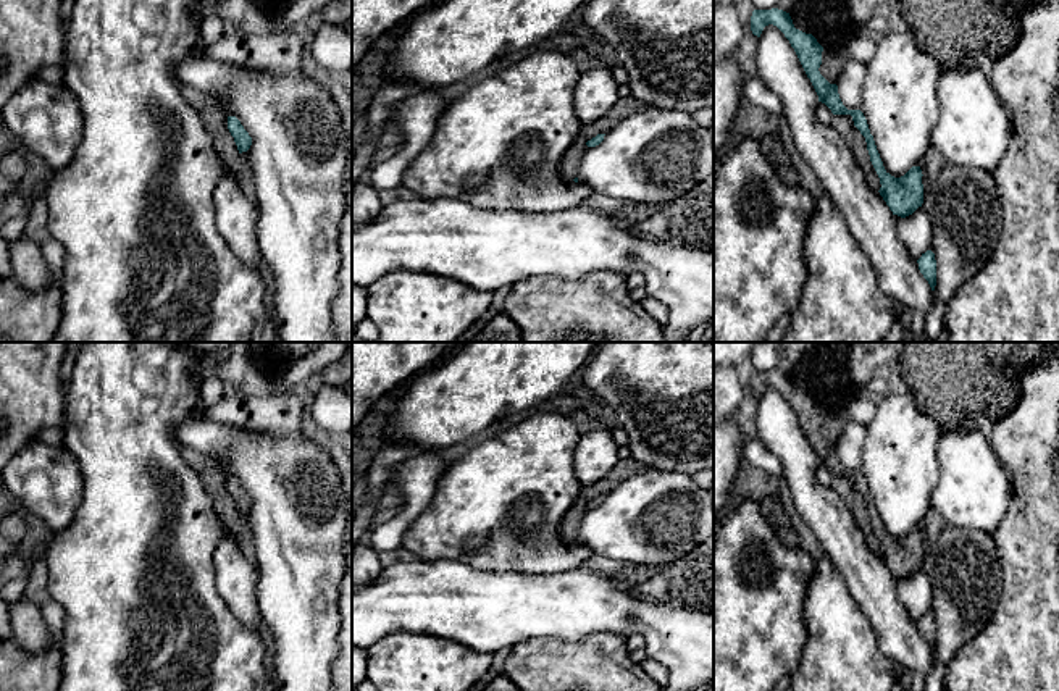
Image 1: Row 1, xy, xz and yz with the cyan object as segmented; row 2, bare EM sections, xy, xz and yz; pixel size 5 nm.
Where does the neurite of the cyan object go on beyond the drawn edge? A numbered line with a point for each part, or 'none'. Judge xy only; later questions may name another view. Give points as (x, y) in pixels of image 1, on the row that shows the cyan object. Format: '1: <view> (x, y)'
none

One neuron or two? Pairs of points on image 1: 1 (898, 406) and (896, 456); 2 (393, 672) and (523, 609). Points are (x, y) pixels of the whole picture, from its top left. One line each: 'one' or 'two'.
1: one
2: two

